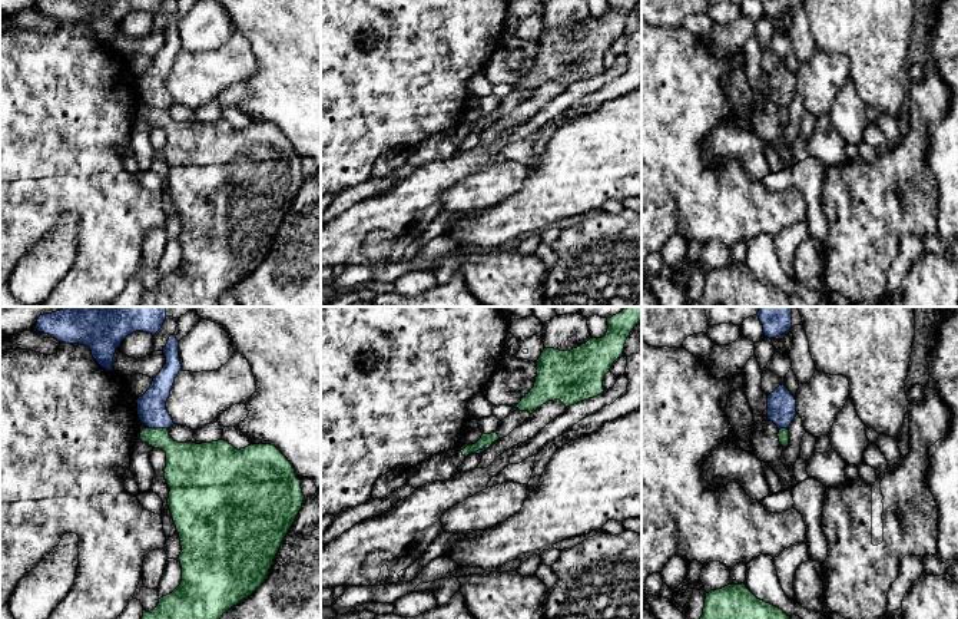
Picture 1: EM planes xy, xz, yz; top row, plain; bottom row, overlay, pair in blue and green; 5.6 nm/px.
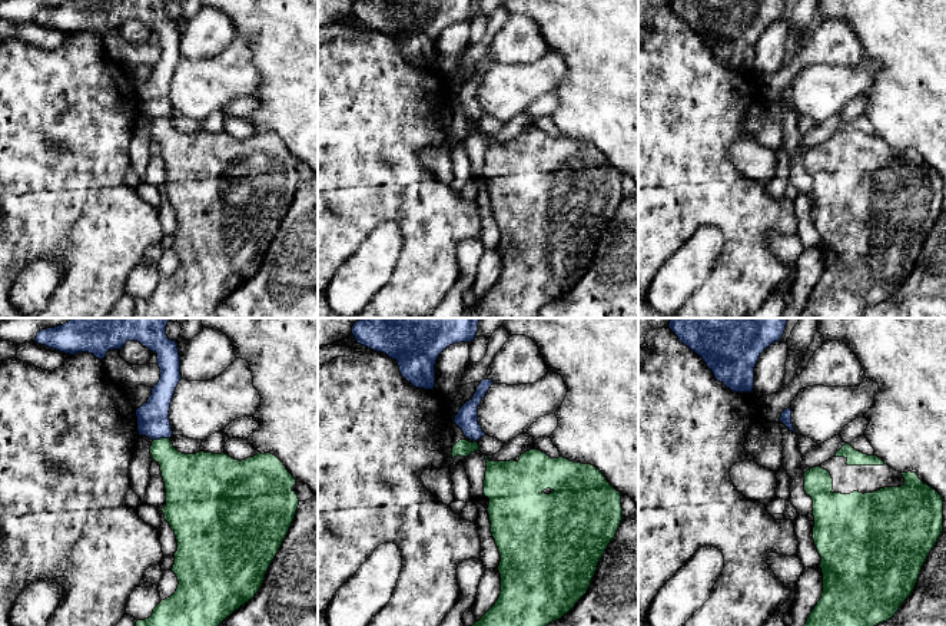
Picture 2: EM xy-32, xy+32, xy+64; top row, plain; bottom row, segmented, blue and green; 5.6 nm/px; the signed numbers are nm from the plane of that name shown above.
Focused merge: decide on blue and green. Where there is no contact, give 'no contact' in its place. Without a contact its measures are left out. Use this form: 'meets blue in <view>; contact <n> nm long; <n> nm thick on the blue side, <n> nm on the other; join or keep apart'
meets blue in xy; contact 100 nm long; 170 nm thick on the blue side, 220 nm on the other; keep apart

